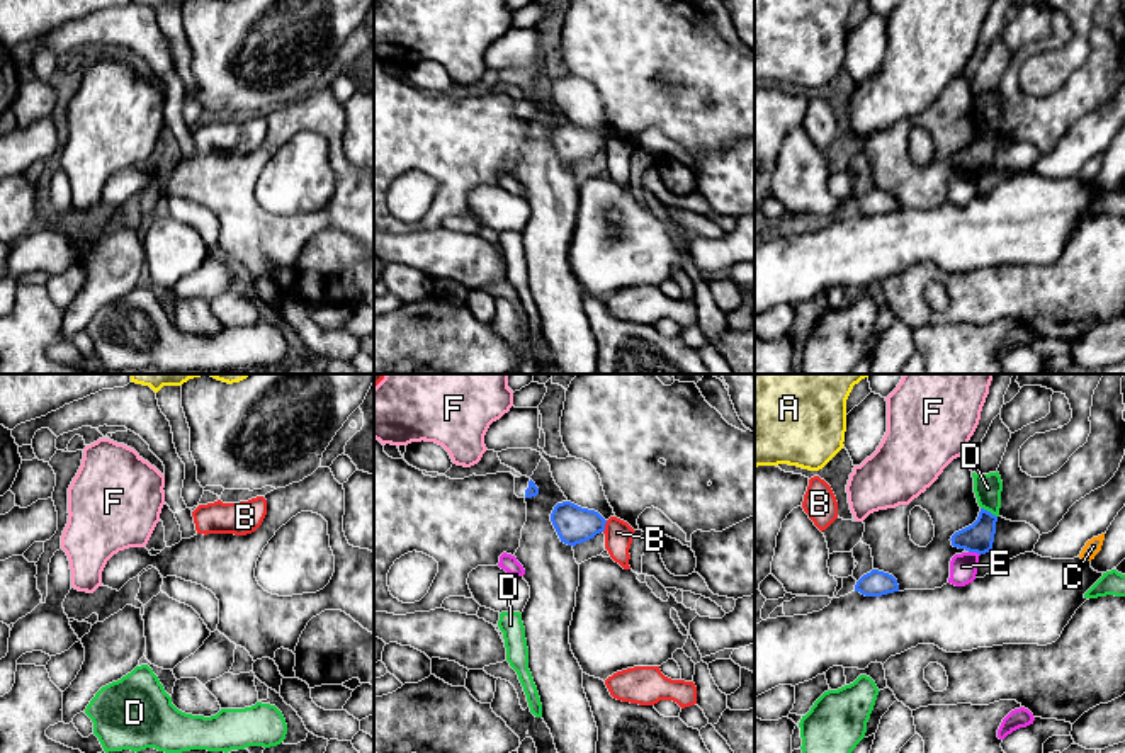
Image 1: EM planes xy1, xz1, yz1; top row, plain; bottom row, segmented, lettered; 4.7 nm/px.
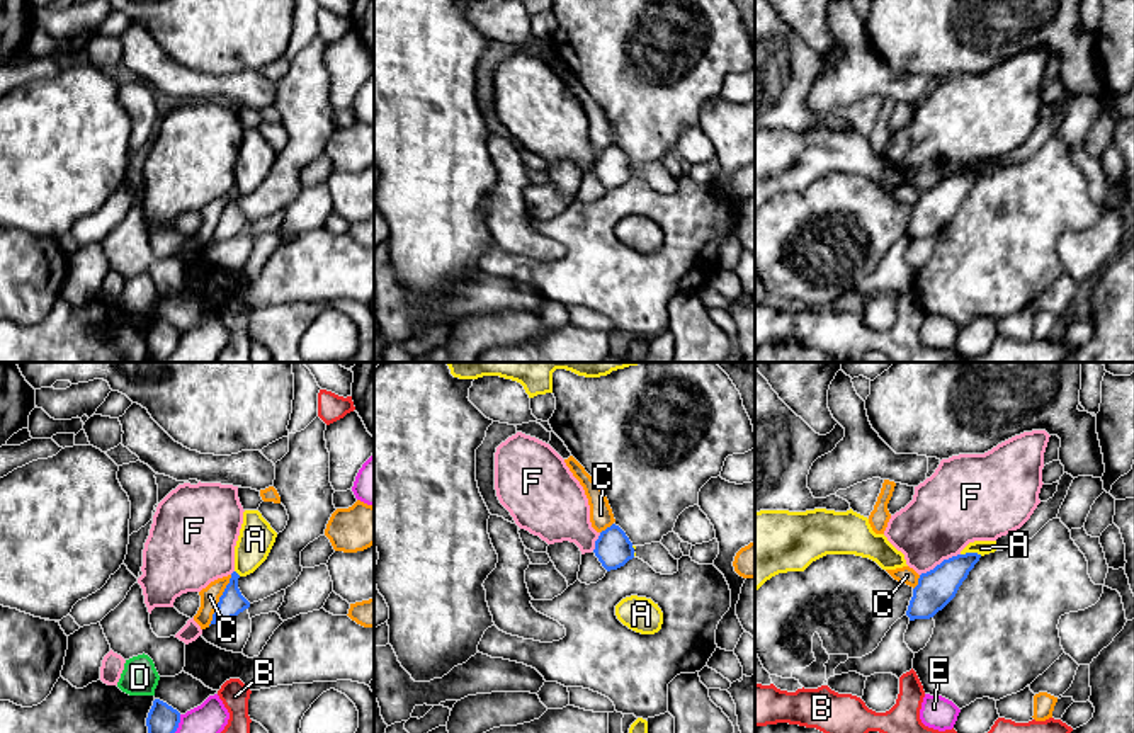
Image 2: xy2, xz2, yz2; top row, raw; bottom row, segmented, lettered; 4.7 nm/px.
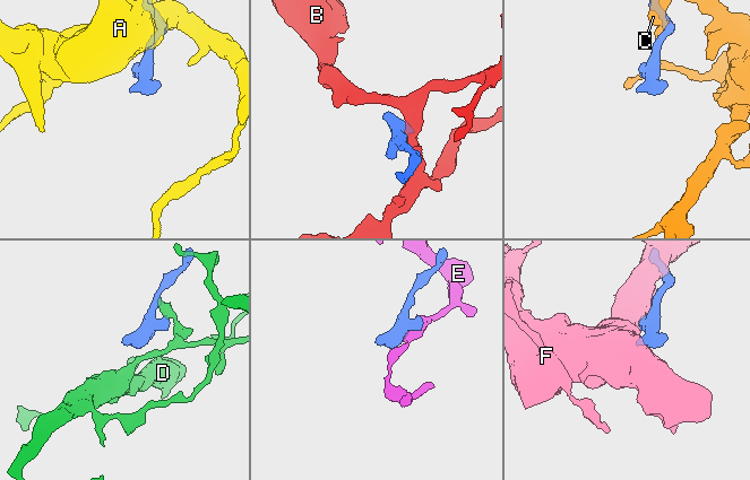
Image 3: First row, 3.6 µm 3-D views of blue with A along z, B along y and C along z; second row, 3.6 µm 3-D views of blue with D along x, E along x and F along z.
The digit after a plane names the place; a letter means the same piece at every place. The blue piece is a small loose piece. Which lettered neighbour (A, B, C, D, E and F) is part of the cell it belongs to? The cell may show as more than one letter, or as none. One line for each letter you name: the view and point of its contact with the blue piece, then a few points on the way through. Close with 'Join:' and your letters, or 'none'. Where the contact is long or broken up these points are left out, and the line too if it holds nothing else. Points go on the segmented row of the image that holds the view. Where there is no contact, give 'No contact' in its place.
Join: none

